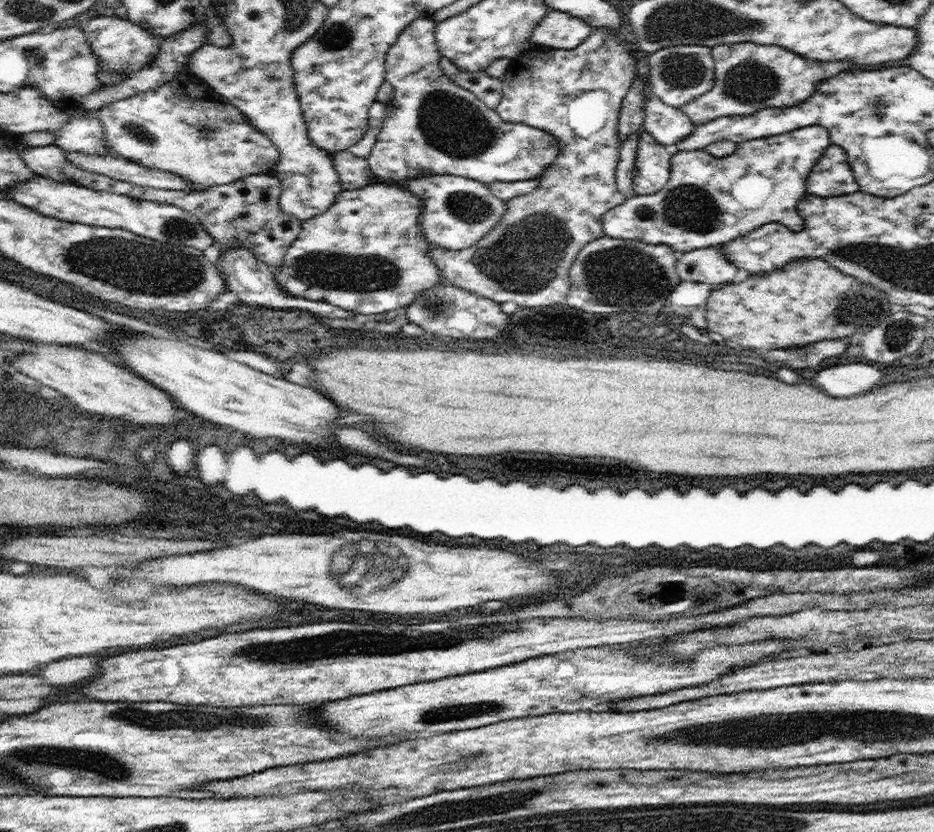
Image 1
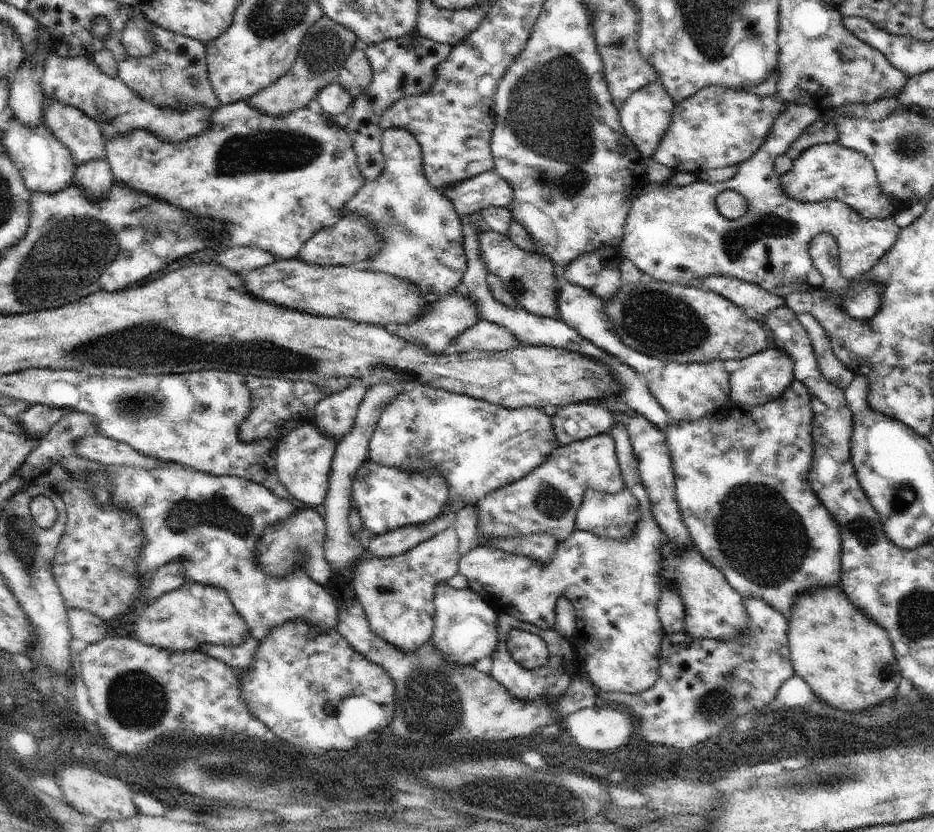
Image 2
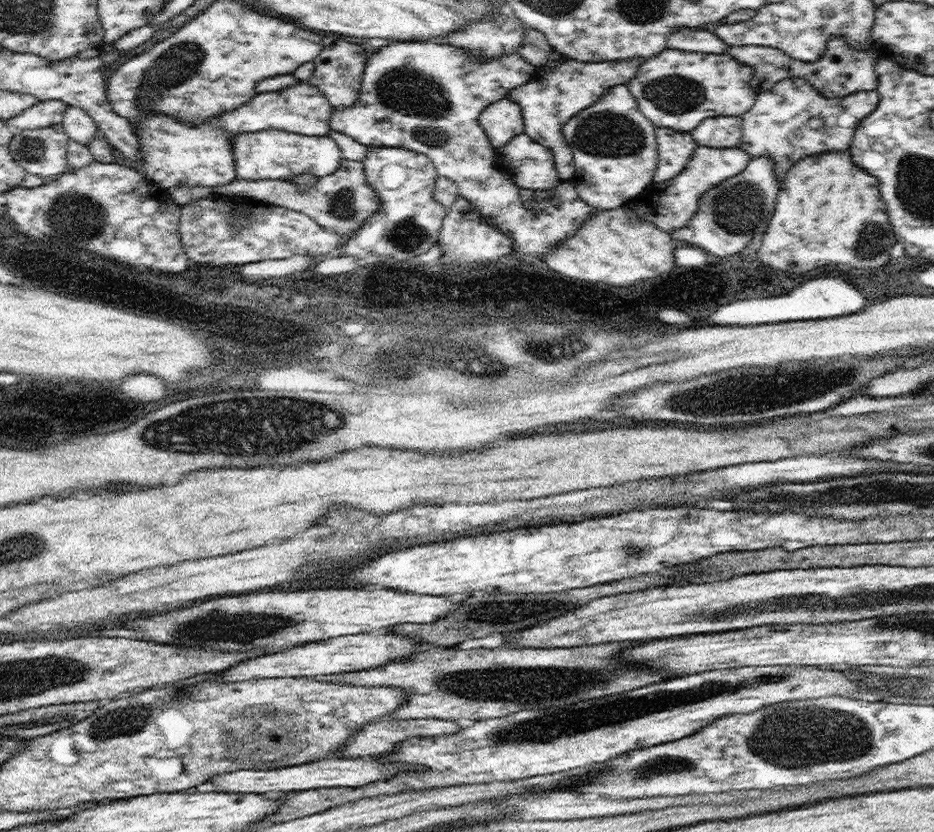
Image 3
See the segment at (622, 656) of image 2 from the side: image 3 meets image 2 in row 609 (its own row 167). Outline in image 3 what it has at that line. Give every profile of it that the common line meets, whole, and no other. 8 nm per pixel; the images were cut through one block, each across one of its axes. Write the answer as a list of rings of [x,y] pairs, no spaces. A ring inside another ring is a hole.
[[[627,84],[612,86],[597,104],[576,113],[565,125],[560,126],[560,135],[574,154],[575,173],[569,181],[576,186],[580,198],[596,209],[614,210],[642,193],[653,181],[659,159],[655,126],[638,109]],[[526,133],[516,135],[503,148],[498,147],[494,165],[524,189],[553,189],[562,181],[552,151]]]

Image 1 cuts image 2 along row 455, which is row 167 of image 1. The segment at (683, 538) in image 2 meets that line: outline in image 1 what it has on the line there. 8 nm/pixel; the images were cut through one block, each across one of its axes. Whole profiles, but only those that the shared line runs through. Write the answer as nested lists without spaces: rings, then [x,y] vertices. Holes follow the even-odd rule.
[[[644,128],[638,136],[634,188],[637,195],[654,194],[669,181],[673,151],[660,144]]]

